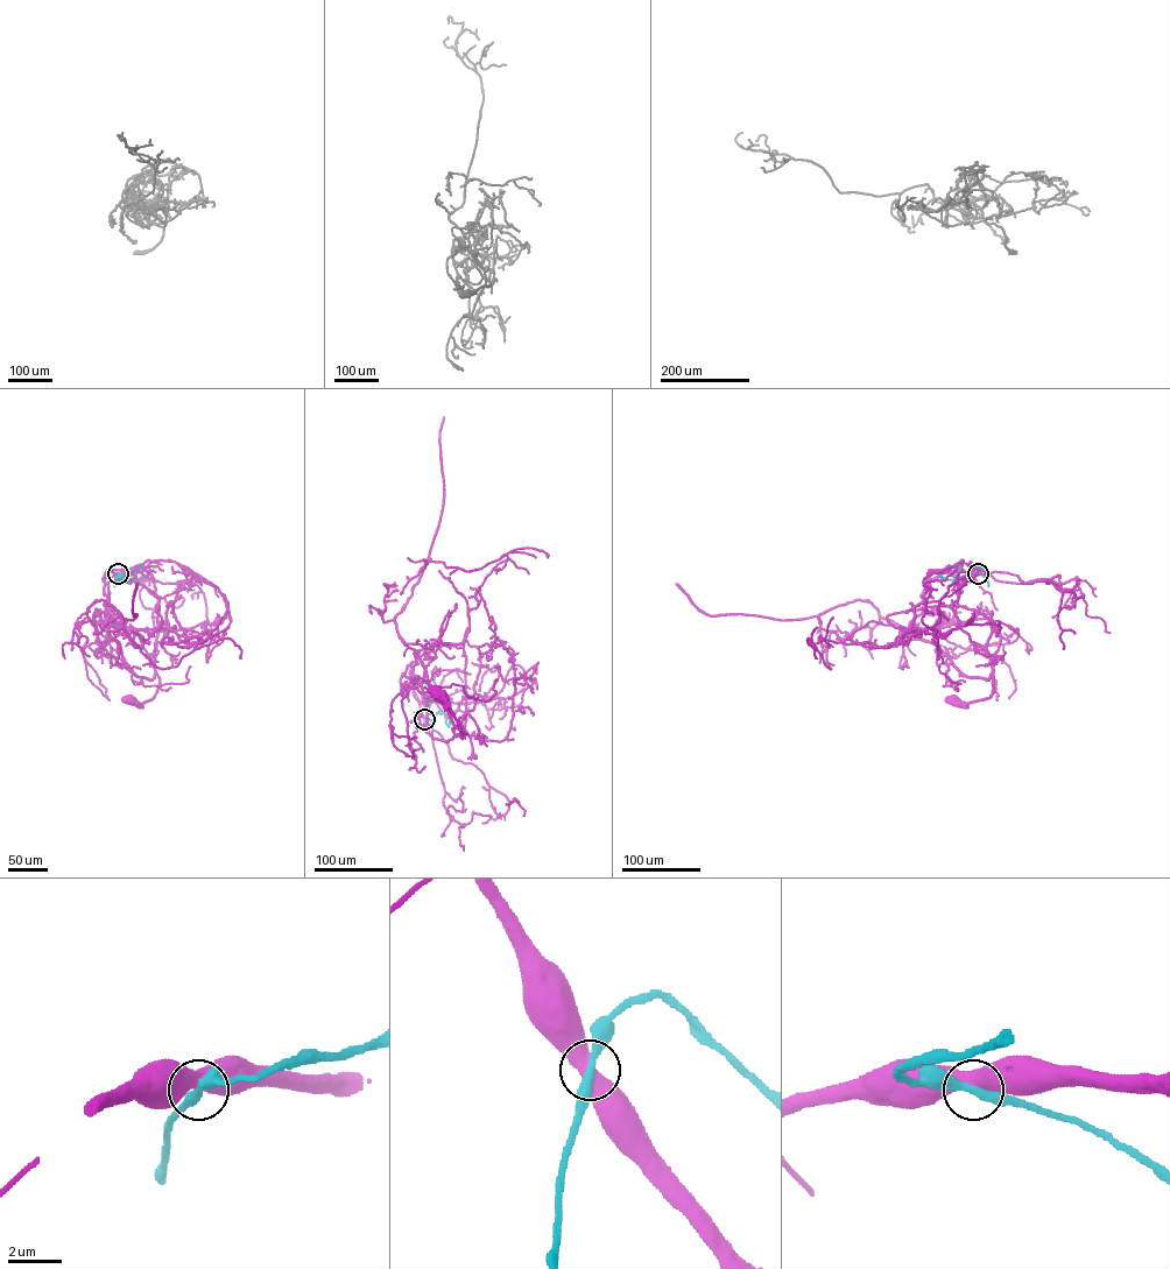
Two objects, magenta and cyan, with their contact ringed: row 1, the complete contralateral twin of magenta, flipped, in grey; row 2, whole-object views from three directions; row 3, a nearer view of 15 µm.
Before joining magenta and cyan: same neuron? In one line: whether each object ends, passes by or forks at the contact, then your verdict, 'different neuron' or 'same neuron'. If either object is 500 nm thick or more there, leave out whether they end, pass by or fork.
same neuron

